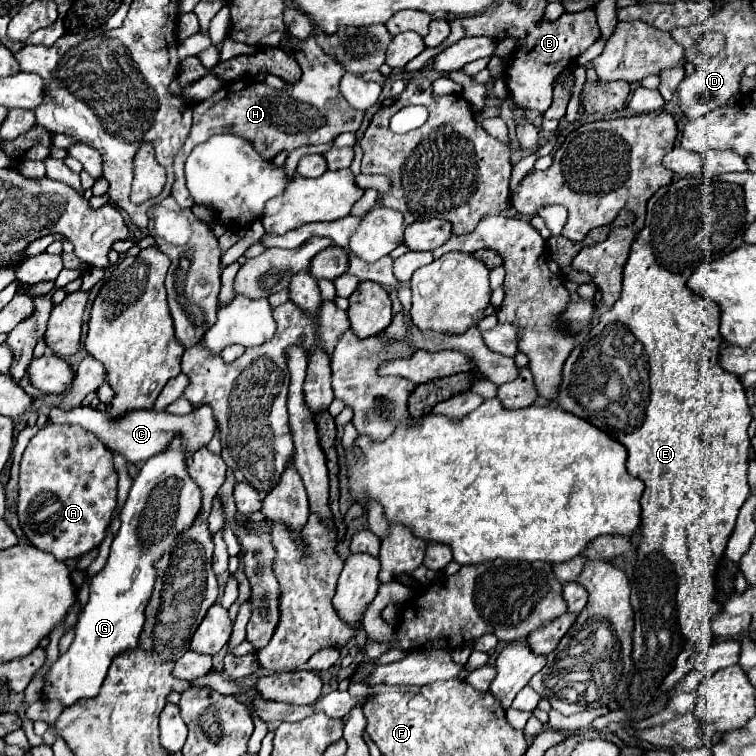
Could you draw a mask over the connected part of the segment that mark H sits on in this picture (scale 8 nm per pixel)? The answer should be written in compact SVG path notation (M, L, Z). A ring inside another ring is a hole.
M301 46L300 51L294 55L303 71L300 82L296 82L294 86L288 86L284 90L276 90L276 88L270 88L270 86L262 86L260 82L256 82L256 84L230 82L224 88L226 94L214 94L212 98L202 100L202 102L198 102L194 106L194 124L192 124L192 130L190 130L184 146L178 150L178 154L174 158L176 180L174 180L174 186L172 186L172 198L178 202L180 208L192 208L194 206L194 202L190 200L190 194L188 194L188 190L184 186L184 162L186 162L186 156L190 154L190 150L198 142L208 140L214 134L224 134L224 132L238 134L238 136L242 136L246 140L252 140L252 144L258 148L258 152L262 154L262 158L274 158L280 150L288 150L290 152L294 148L306 146L306 144L328 144L338 134L342 134L342 132L356 132L360 128L364 112L350 108L350 104L346 104L346 100L338 92L338 82L340 82L340 78L344 76L346 70L336 60L332 60L328 54L324 54L322 48L318 48L318 66L312 66L312 68L316 68L316 72L304 72L304 46Z

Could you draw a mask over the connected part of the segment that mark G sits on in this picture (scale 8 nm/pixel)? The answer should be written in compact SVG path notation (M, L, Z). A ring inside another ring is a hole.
M180 434L174 436L170 440L170 444L166 446L166 450L148 458L142 464L138 476L134 478L130 494L126 498L126 504L120 512L122 526L112 540L106 566L98 574L94 574L90 580L90 598L88 598L88 604L84 606L84 610L80 612L80 618L76 622L74 642L68 648L68 652L62 654L54 662L54 666L50 668L46 682L44 682L44 688L42 688L44 698L60 700L64 706L70 706L82 698L94 698L98 694L104 678L106 678L110 662L120 652L128 652L128 650L134 650L138 646L138 638L142 634L144 620L146 620L144 610L146 610L148 600L152 598L154 584L156 584L156 566L154 564L164 556L166 550L172 550L176 544L176 538L194 524L194 520L200 512L200 506L202 506L202 490L188 474L188 464L186 464L188 454L184 450L182 438L184 436L180 436Z

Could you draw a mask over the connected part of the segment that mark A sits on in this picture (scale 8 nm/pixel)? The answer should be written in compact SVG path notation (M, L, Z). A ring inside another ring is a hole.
M70 424L44 426L38 430L36 436L32 436L20 462L20 494L16 512L24 536L36 548L50 552L58 560L68 560L68 558L80 558L82 554L96 548L102 542L106 528L110 524L110 516L116 508L116 494L118 494L118 474L114 470L112 458L114 458L112 452L82 426L70 426Z

